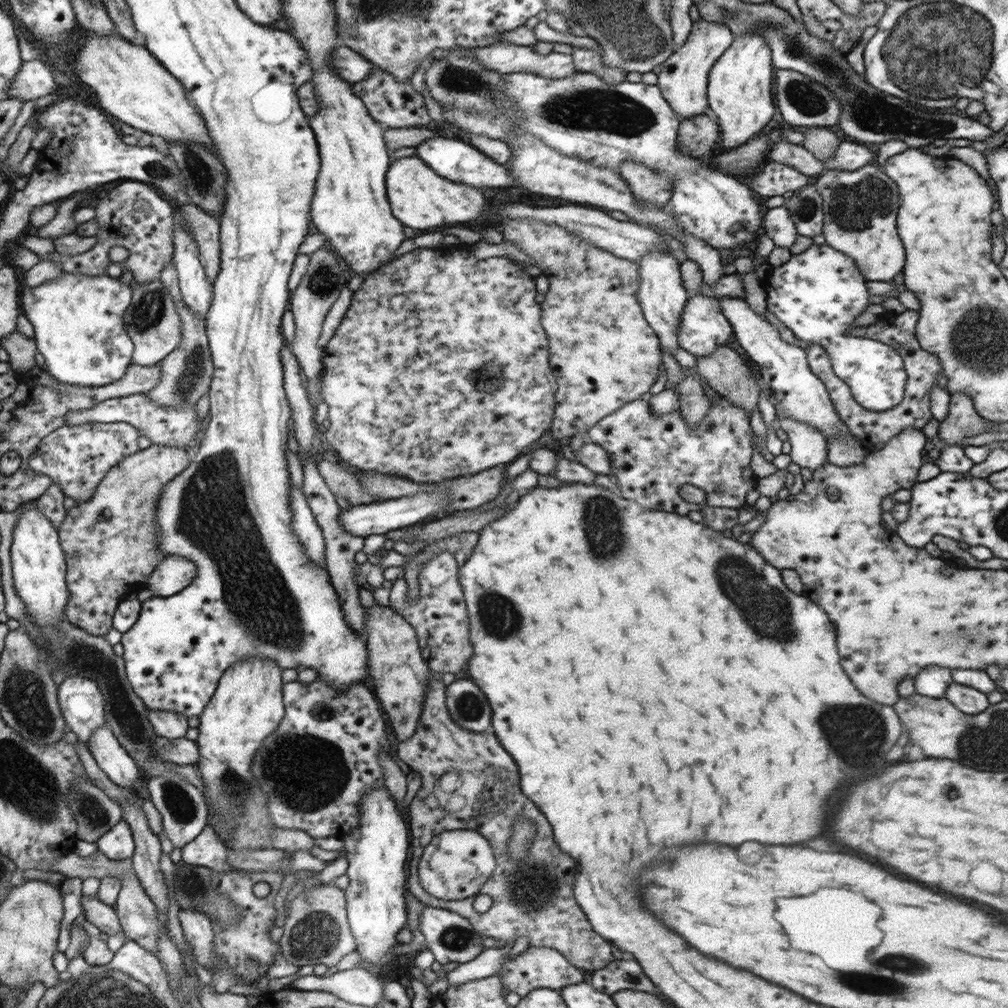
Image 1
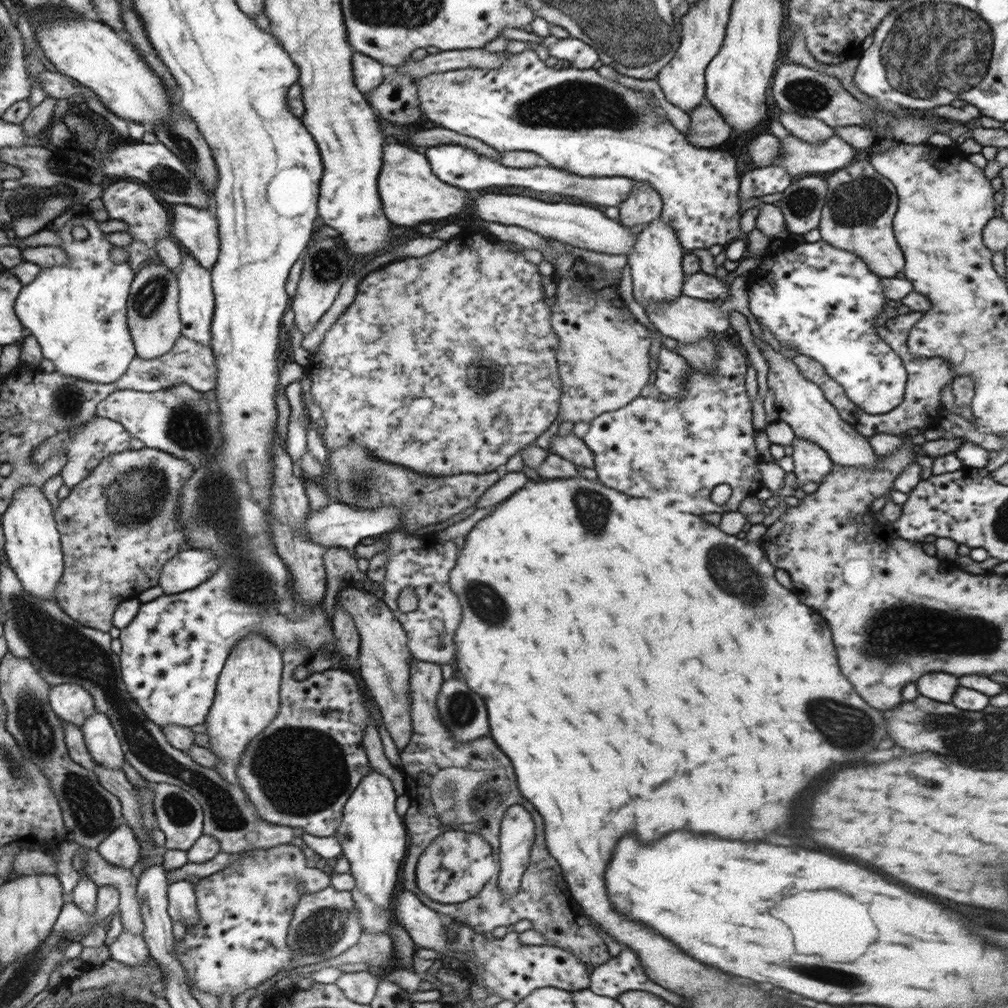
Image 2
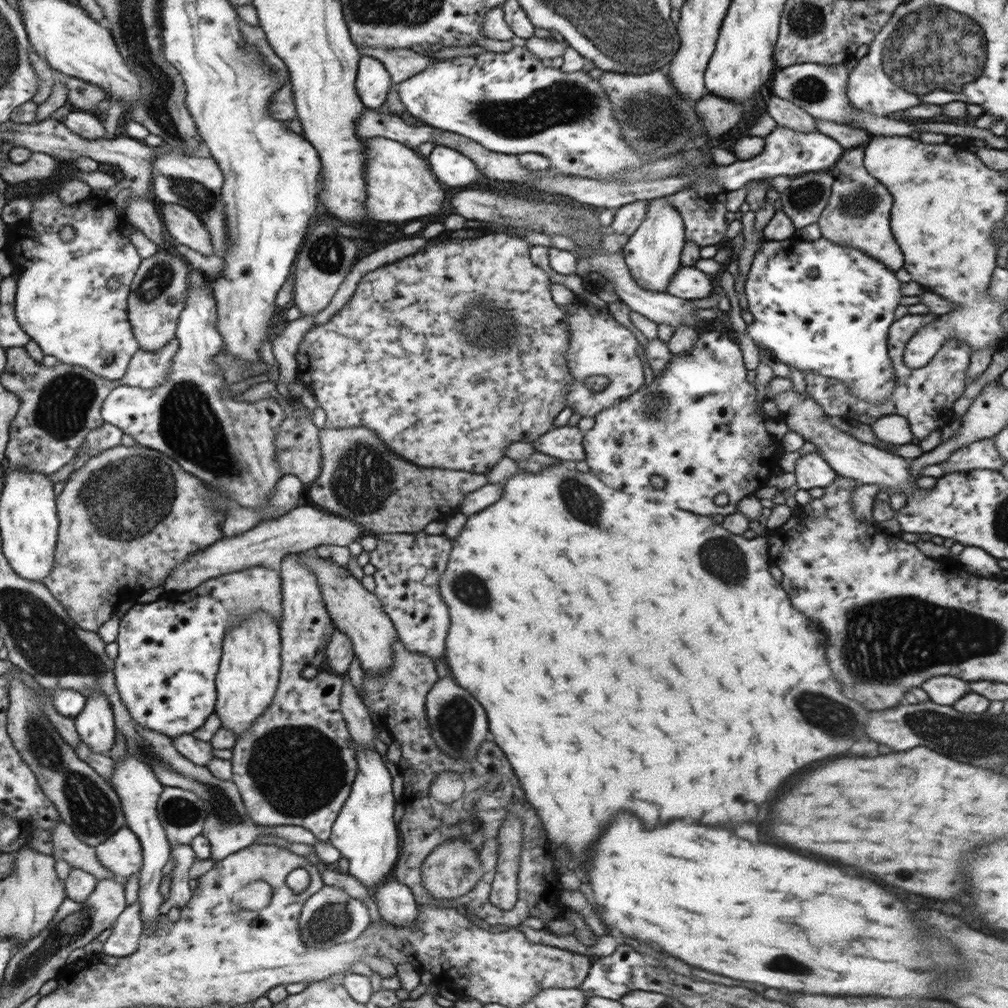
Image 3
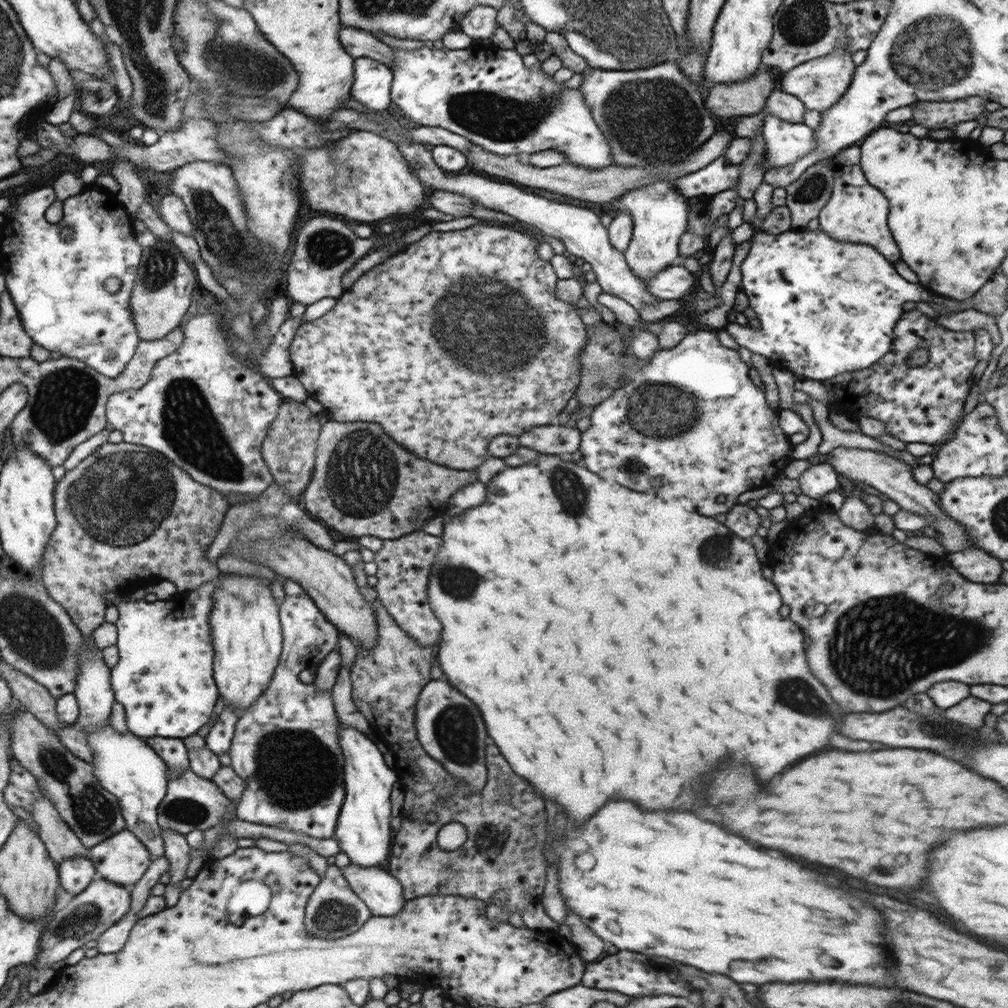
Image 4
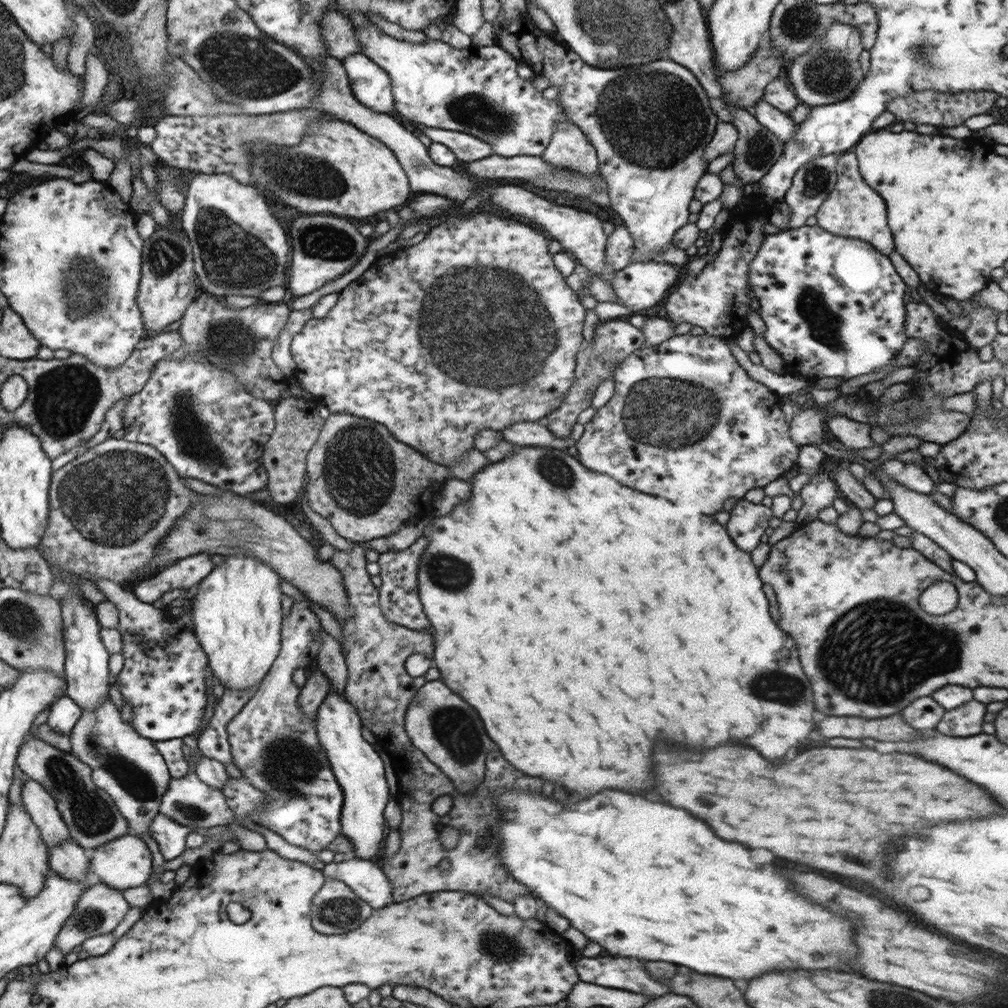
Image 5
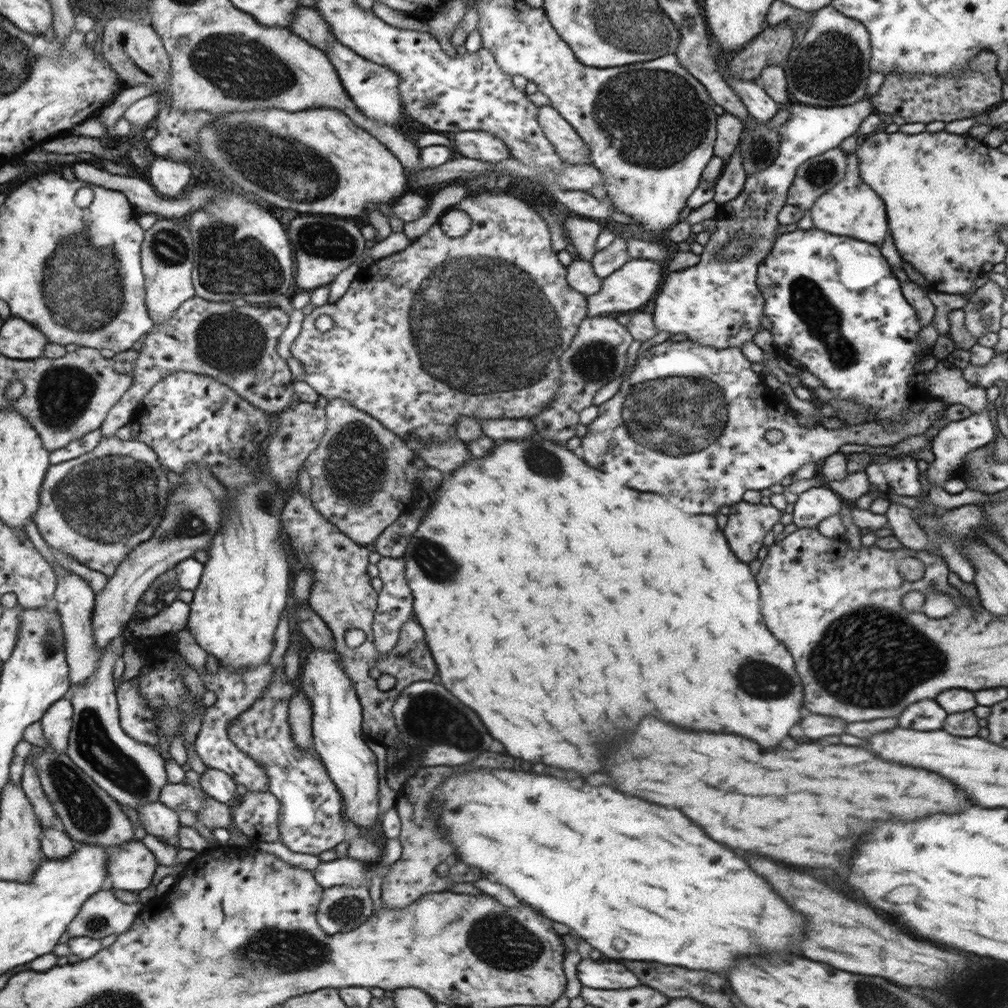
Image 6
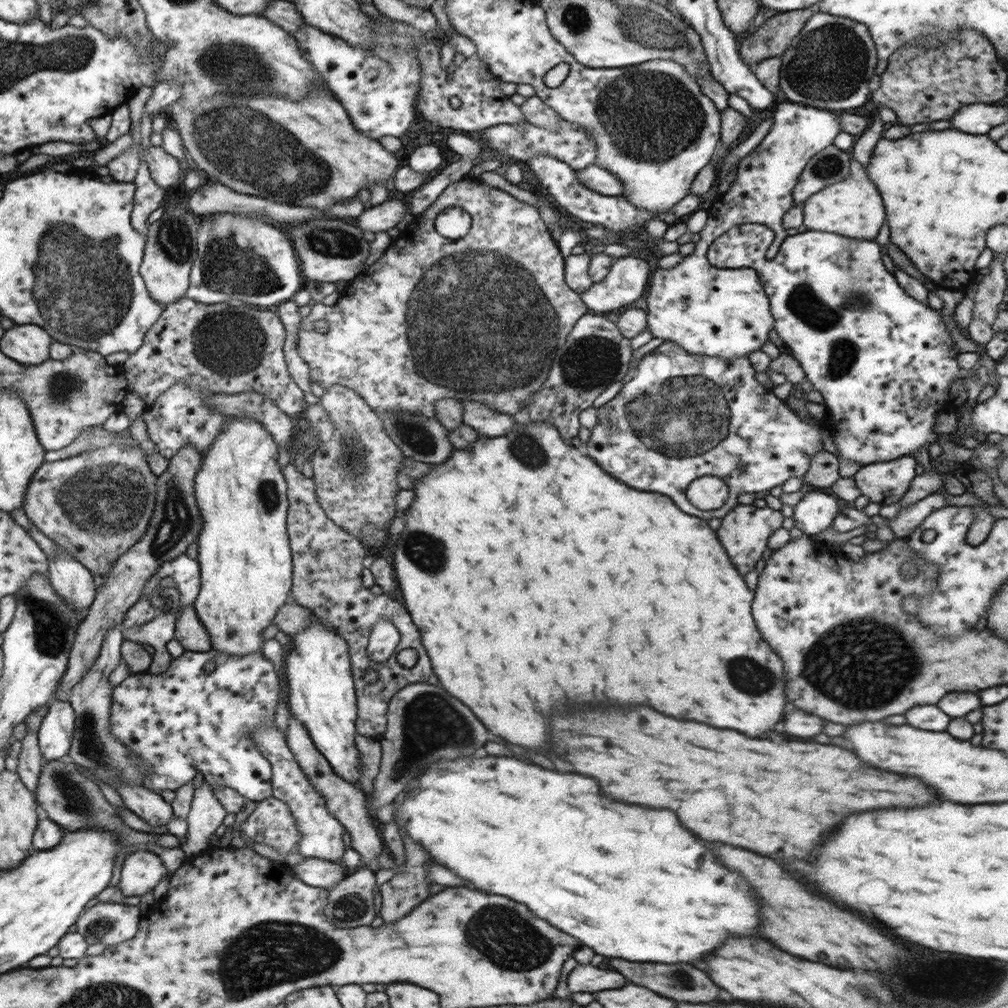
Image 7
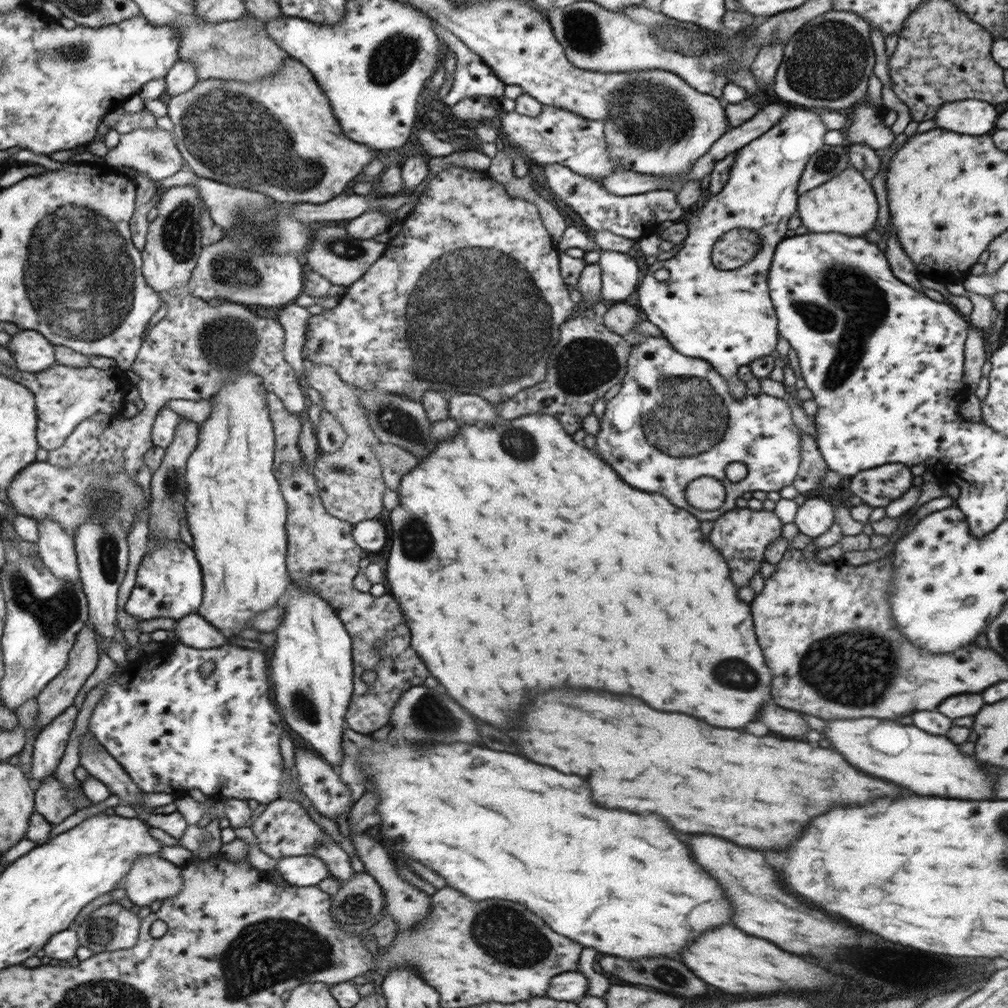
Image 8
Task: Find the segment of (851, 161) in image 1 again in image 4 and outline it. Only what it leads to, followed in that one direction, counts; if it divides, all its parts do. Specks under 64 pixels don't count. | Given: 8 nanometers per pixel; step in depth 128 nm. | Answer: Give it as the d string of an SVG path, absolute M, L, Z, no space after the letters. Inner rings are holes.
M770 113L764 116L763 122L765 172L788 166L813 151L816 144L815 131L807 124L786 122ZM725 155L708 166L674 179L675 187L688 199L693 196L713 196L737 185L740 171L738 164L727 164Z

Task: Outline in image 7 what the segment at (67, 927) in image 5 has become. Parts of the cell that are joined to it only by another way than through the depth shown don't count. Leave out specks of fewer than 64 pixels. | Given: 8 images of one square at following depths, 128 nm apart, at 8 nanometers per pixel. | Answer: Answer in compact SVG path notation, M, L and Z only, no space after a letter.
M98 902L83 912L77 931L90 944L104 942L116 945L132 939L139 930L139 906L128 906L116 902Z

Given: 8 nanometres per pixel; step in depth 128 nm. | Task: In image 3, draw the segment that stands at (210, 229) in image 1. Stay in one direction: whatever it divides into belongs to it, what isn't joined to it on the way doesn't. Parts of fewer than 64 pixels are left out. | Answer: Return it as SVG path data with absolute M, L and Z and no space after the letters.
M163 203L161 211L164 218L163 224L166 224L174 240L204 256L213 254L211 235L191 209L184 208L184 205Z

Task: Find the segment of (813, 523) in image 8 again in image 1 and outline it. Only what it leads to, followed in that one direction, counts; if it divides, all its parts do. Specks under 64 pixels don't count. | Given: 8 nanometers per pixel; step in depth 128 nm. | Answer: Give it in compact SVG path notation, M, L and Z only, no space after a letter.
M778 416L776 427L788 433L791 461L808 470L818 470L827 462L827 440L814 427L787 416Z

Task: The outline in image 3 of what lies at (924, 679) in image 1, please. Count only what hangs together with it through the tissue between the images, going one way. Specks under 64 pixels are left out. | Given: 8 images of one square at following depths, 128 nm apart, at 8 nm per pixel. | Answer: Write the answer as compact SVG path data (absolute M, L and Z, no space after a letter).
M954 676L928 678L920 688L930 696L932 702L942 704L942 706L952 706L956 700L968 694L968 684Z

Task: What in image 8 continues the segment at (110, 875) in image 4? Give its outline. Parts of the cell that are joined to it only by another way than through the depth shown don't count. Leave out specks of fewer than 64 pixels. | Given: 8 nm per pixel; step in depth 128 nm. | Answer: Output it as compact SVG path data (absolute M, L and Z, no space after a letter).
M158 855L141 856L127 875L125 902L141 908L150 907L154 900L173 898L183 890L181 869Z

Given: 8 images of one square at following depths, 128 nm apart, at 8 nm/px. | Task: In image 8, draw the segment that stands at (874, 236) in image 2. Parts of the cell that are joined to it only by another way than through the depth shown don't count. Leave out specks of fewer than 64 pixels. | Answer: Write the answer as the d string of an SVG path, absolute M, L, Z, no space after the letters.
M850 165L828 182L799 195L796 213L809 232L863 237L866 232L874 229L878 218L878 201L870 183L859 170Z

